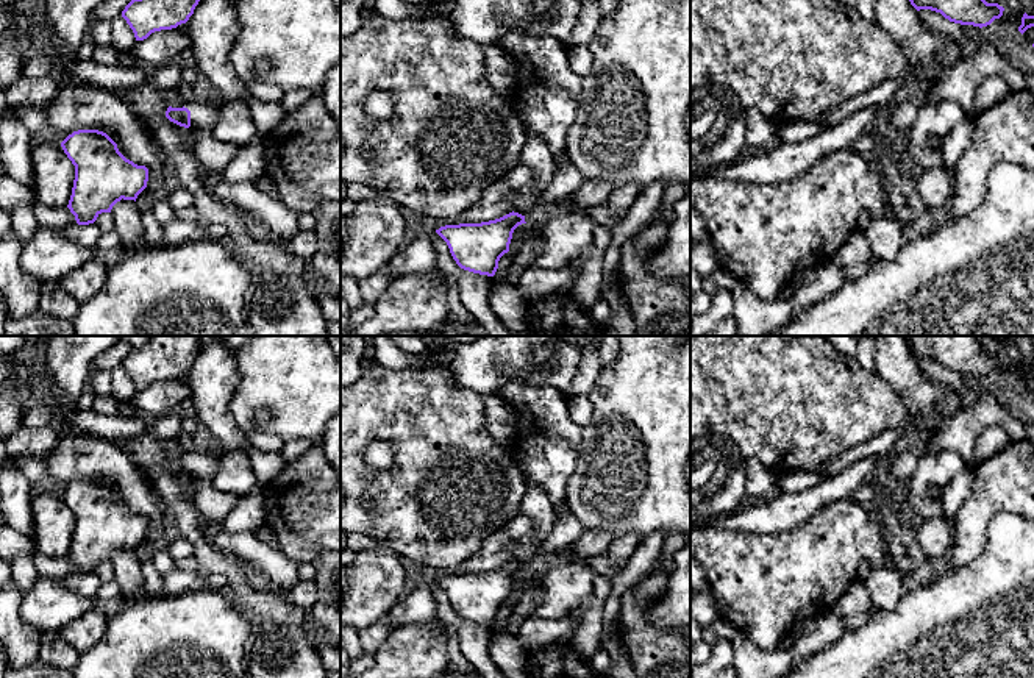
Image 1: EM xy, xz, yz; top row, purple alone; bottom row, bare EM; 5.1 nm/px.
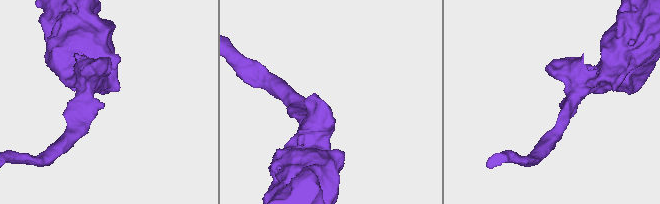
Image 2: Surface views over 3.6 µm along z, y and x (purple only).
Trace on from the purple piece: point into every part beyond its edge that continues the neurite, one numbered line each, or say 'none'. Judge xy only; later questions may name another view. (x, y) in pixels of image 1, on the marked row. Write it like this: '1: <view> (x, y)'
1: xy (202, 116)

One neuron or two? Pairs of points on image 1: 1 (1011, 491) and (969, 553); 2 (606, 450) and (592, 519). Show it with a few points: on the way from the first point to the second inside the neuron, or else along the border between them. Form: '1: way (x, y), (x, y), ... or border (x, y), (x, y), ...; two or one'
1: way (994, 502), (970, 525), (970, 536); one
2: way (606, 467), (606, 492), (602, 502); one

